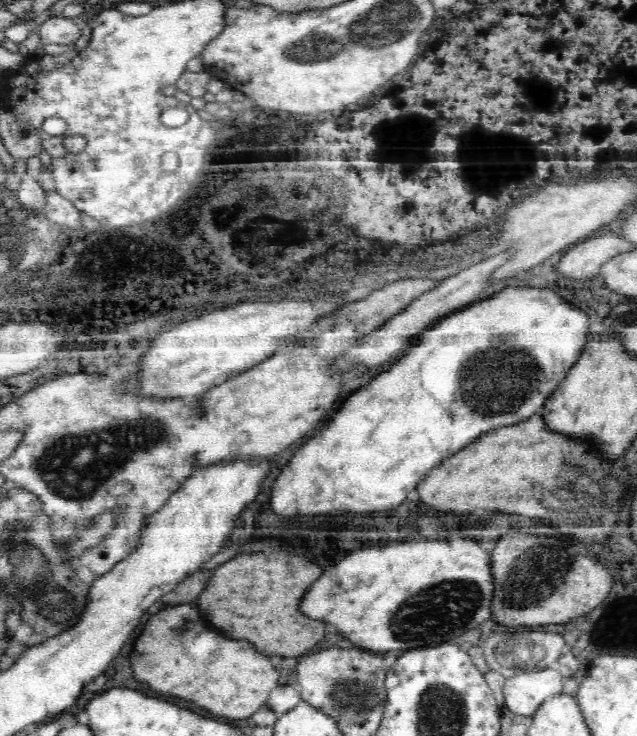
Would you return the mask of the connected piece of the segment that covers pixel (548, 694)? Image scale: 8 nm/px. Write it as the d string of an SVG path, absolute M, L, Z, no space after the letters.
M552 667L514 675L504 684L505 706L518 715L532 717L545 701L563 694L564 679Z

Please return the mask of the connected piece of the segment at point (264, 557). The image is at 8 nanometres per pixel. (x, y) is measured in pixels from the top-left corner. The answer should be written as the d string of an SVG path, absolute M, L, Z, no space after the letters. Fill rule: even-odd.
M286 552L240 556L222 566L212 572L206 590L198 596L200 614L212 628L220 630L228 638L246 638L260 654L280 654L288 658L308 652L324 638L324 624L314 622L298 612L298 602L302 600L302 594L306 594L308 584L312 586L312 582L320 578L322 568L314 566L306 558ZM258 614L266 614L266 618L260 618Z

